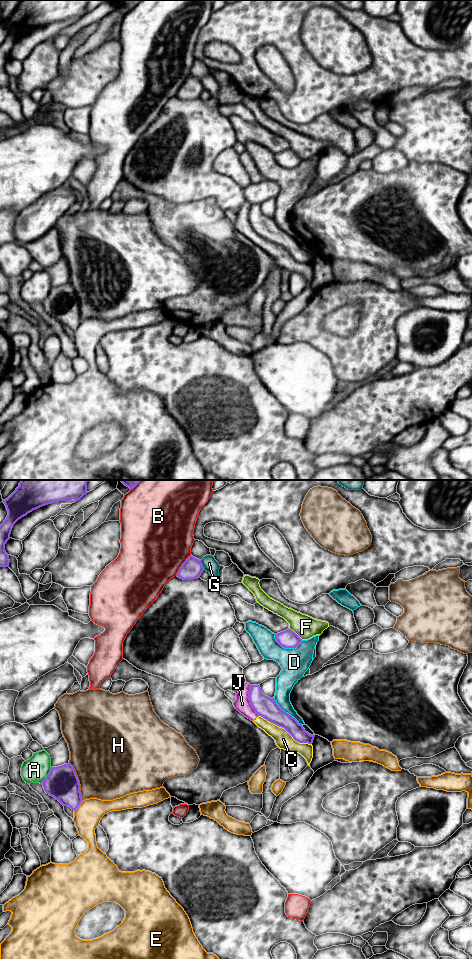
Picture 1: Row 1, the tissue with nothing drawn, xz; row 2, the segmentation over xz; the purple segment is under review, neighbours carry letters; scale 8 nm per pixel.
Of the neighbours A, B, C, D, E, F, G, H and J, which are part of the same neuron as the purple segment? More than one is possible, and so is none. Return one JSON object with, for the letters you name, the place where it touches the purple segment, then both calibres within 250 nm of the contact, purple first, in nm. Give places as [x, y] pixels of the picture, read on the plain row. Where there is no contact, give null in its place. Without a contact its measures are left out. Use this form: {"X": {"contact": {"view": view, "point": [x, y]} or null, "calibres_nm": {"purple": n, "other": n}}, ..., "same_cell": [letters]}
{"same_cell": []}

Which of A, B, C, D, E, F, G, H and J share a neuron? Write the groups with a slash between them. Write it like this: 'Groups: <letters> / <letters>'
Groups: A / B / C J / D / E / F / G / H

